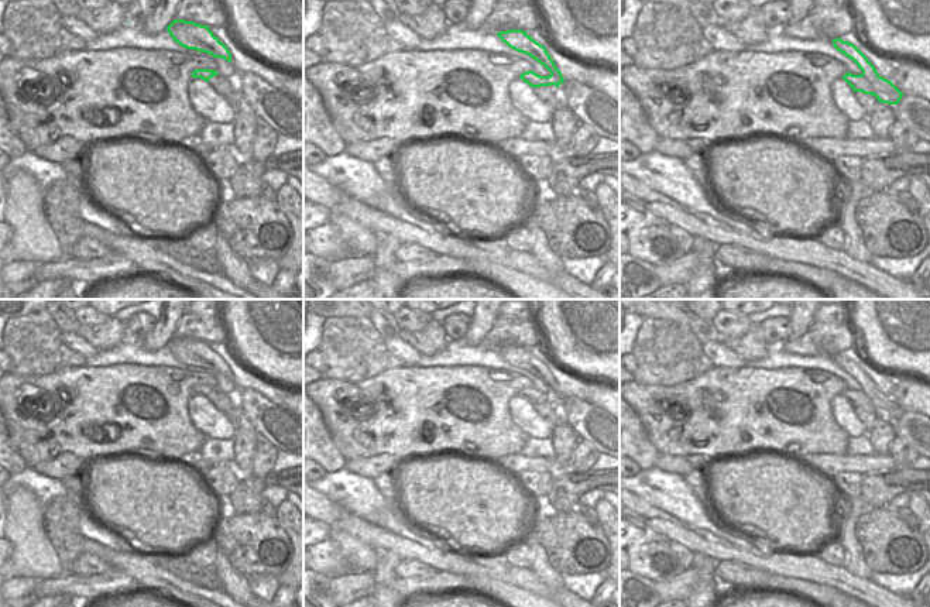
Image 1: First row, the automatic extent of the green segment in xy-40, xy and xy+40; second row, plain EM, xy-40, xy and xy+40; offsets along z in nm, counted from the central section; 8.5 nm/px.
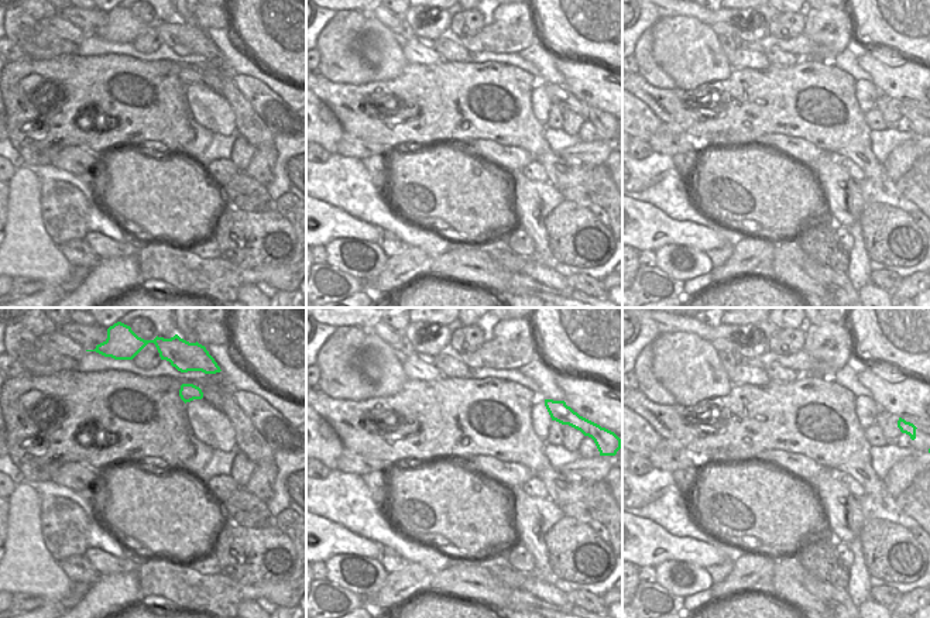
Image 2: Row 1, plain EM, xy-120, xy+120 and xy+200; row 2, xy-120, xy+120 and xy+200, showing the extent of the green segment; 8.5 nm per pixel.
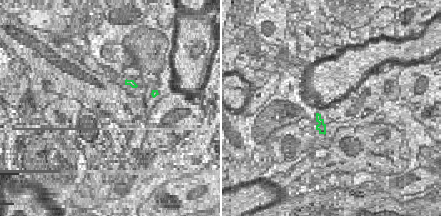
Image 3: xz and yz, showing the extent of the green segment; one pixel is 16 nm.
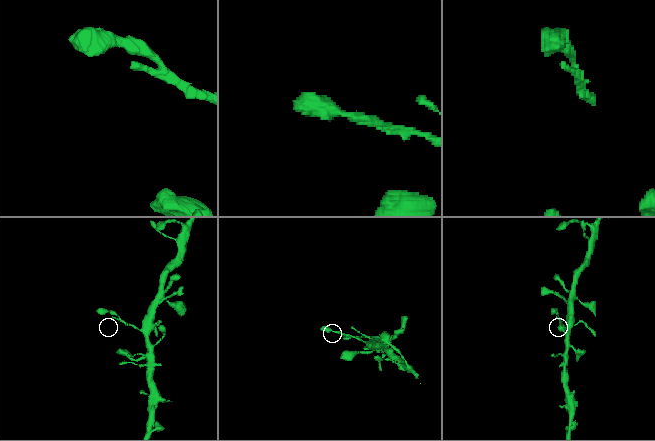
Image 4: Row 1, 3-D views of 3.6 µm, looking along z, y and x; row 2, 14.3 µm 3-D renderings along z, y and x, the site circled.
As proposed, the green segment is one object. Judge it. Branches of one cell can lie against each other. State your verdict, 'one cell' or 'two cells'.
one cell

